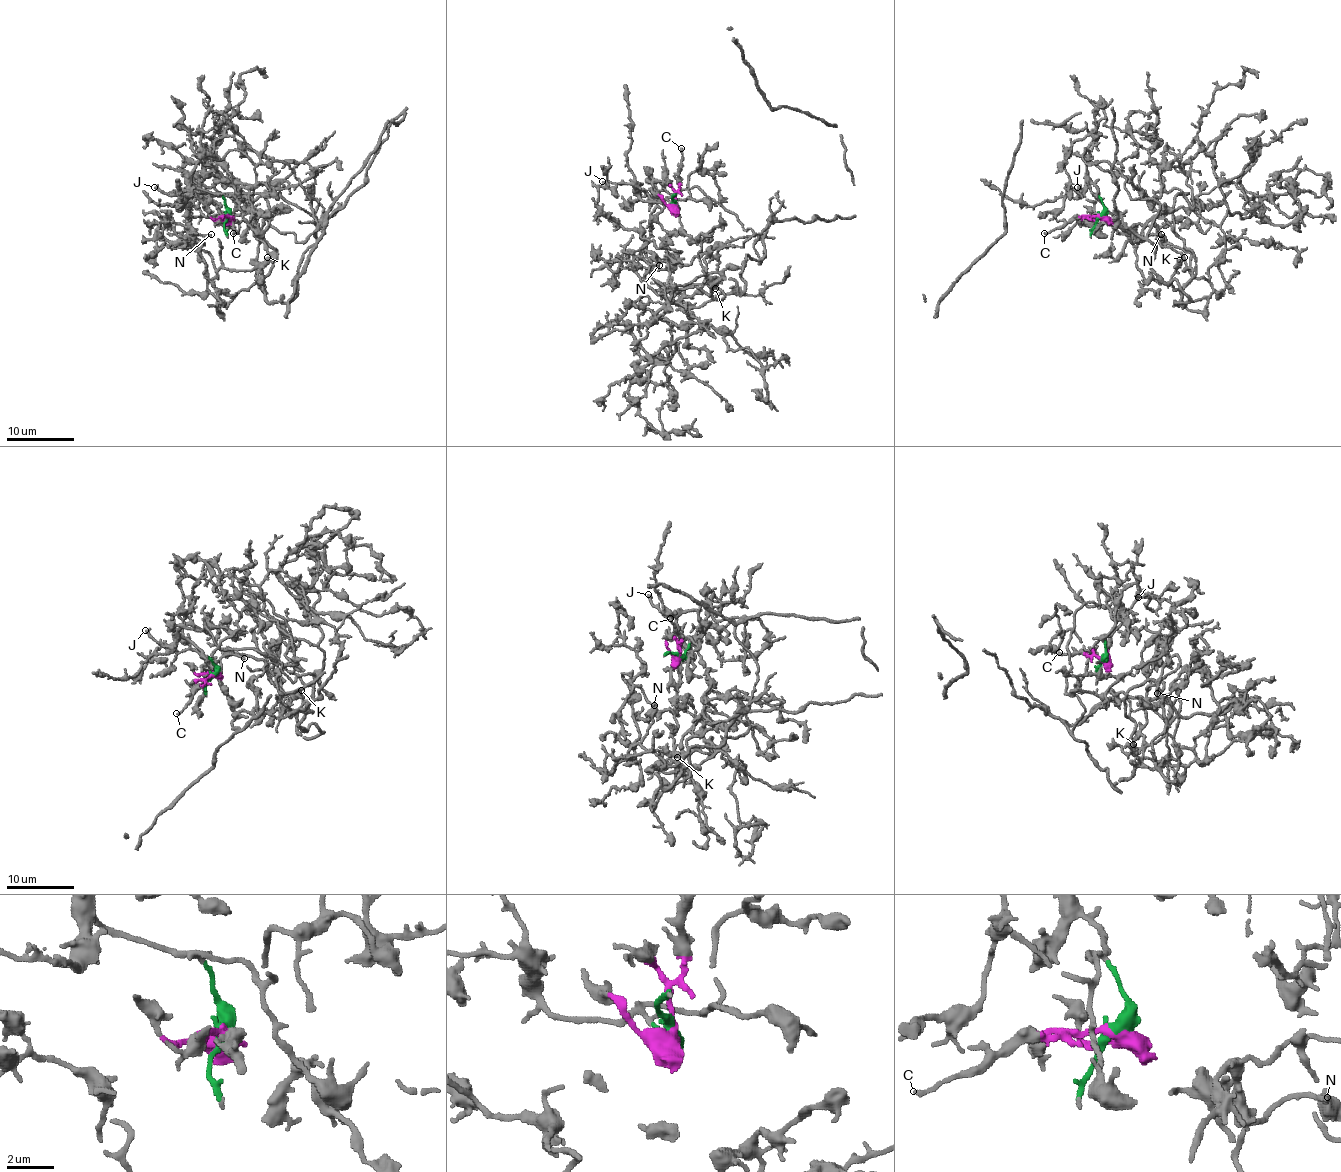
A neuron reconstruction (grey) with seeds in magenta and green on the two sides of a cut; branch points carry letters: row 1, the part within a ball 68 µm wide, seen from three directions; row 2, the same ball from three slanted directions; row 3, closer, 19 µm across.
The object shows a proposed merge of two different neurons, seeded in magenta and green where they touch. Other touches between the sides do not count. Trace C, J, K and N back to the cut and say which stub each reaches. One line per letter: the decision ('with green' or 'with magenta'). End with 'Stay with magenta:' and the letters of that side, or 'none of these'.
C: with magenta
J: with green
K: with green
N: with green
Stay with magenta: C

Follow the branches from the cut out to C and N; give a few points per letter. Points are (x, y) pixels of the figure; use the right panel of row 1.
C: (1102, 216), (1072, 218), (1043, 233)
N: (1102, 216), (1085, 150), (1160, 204), (1129, 238), (1170, 211), (1195, 275), (1161, 235)

